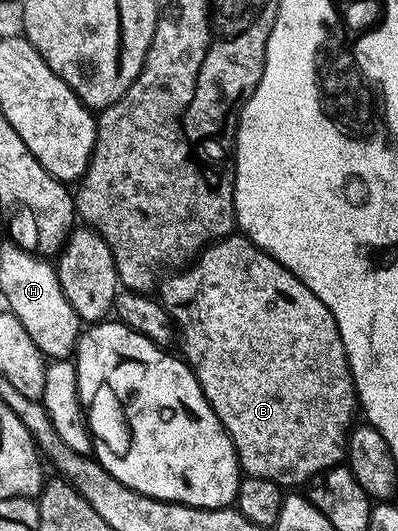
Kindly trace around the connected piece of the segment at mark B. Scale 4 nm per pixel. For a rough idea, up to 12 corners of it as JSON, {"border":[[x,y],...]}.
{"border":[[243,234],[164,275],[178,351],[248,476],[347,455],[329,306]]}

